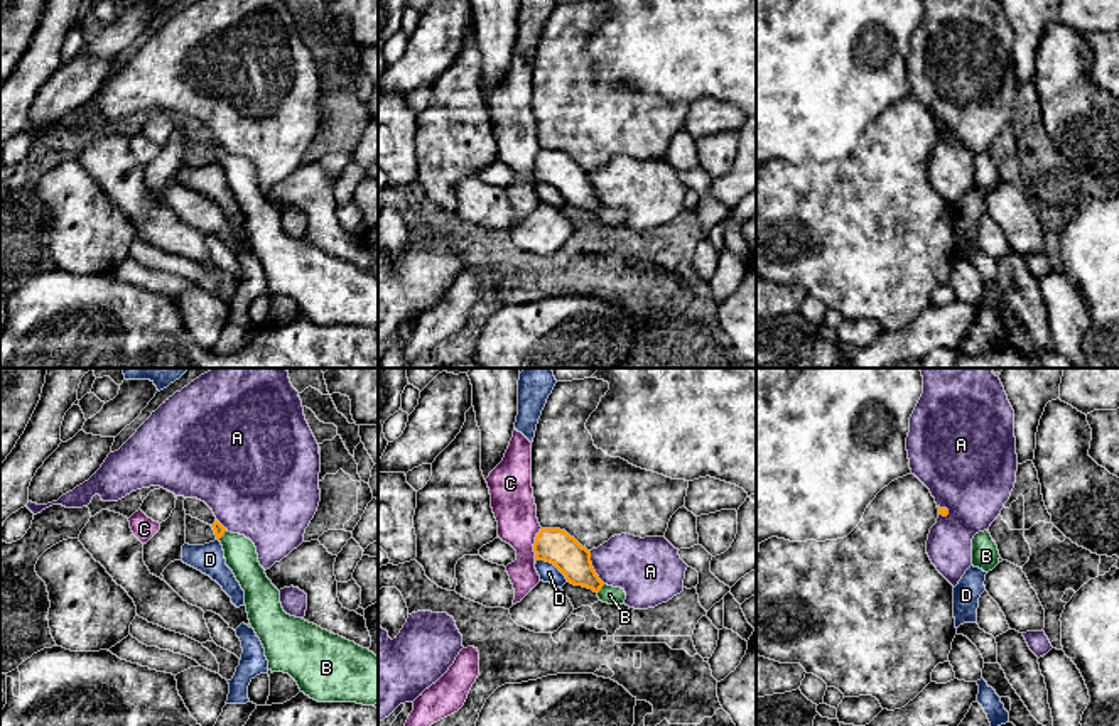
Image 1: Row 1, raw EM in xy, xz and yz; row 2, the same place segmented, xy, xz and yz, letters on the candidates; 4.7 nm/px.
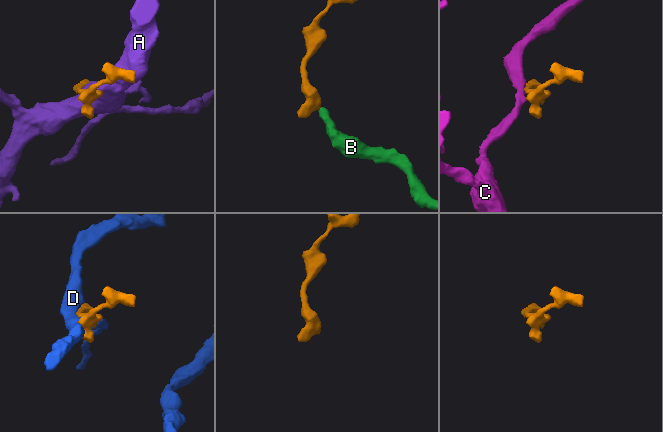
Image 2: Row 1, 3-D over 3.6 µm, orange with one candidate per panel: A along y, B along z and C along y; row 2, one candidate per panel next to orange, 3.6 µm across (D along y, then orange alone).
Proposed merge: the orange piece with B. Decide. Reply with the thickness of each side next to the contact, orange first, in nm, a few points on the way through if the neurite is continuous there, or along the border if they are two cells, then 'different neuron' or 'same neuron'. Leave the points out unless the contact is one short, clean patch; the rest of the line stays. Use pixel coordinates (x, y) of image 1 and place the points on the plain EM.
calibres 160 and 90 nm; way xz (573, 181), (600, 211), (610, 216); same neuron

